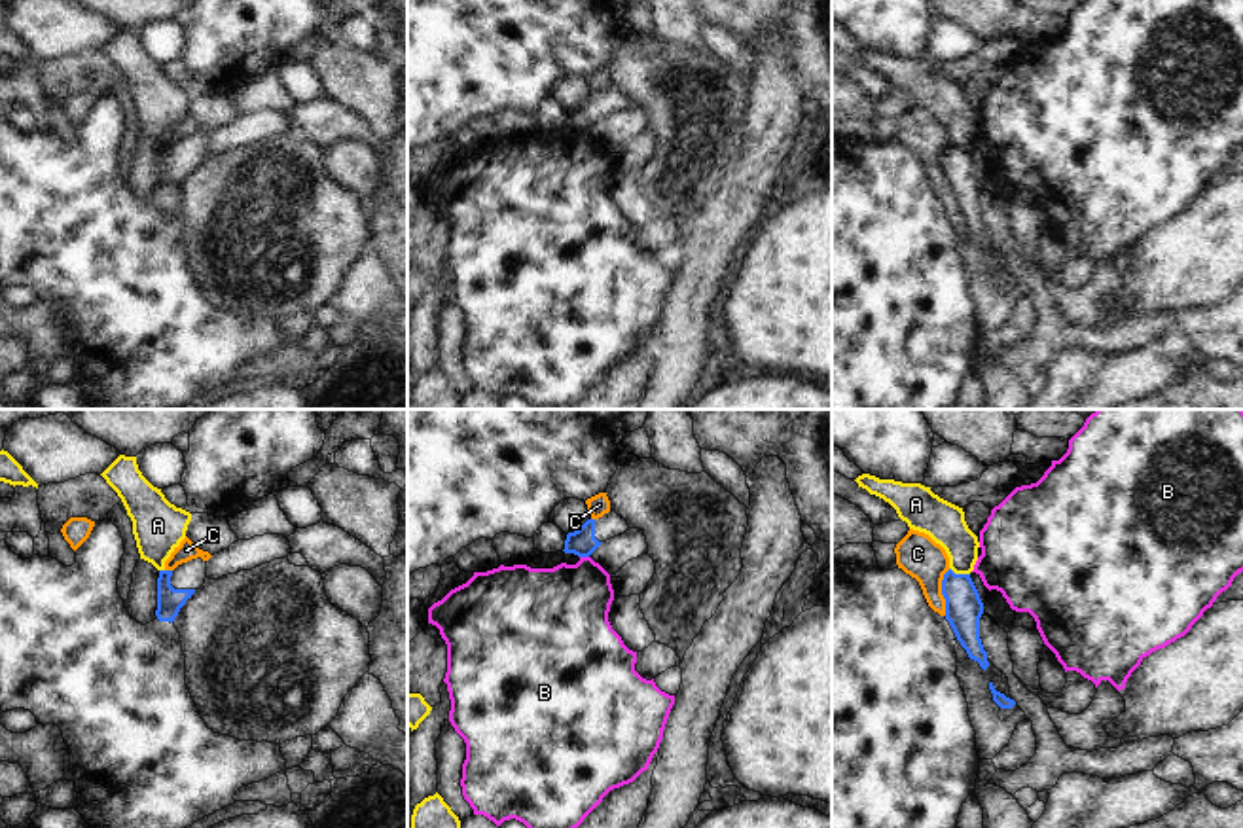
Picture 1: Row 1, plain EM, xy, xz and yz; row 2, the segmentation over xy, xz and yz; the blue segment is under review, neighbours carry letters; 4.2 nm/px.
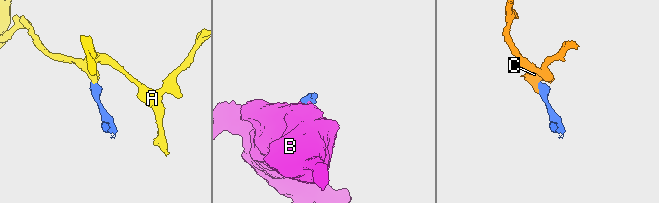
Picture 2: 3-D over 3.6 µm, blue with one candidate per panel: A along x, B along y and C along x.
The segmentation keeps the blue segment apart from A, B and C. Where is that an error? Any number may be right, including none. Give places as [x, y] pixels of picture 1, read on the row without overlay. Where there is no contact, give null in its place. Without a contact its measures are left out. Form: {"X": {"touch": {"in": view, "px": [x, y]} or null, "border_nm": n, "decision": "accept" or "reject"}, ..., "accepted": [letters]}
{"A": {"touch": {"in": "yz", "px": [959, 150]}, "border_nm": 90, "decision": "reject"}, "B": {"touch": {"in": "xz", "px": [584, 131]}, "border_nm": 40, "decision": "reject"}, "C": {"touch": {"in": "yz", "px": [942, 167]}, "border_nm": 200, "decision": "reject"}, "accepted": []}

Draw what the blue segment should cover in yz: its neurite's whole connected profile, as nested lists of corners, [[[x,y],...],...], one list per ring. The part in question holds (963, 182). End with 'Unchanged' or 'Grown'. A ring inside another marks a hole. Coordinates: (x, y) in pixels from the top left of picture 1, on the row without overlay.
[[[951,144],[944,150],[942,171],[946,174],[946,195],[968,233],[985,246],[989,243],[987,227],[980,214],[980,193],[983,178],[970,150],[955,150]]]. Unchanged.

